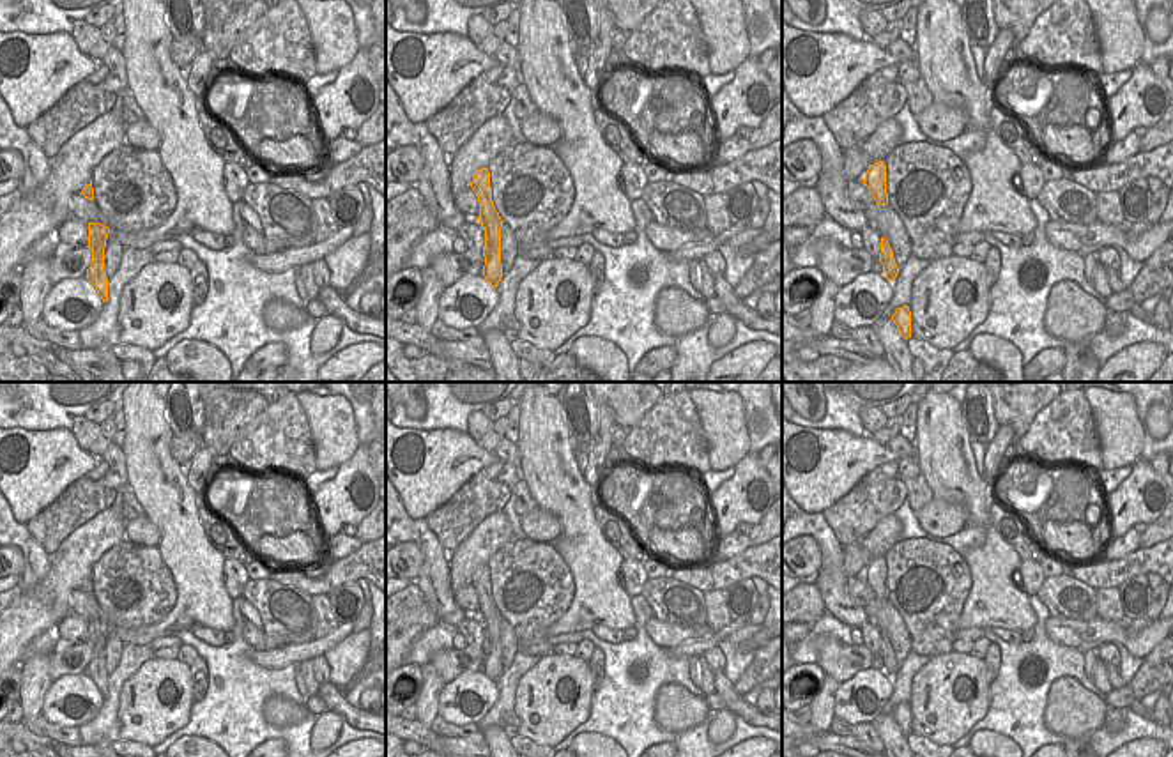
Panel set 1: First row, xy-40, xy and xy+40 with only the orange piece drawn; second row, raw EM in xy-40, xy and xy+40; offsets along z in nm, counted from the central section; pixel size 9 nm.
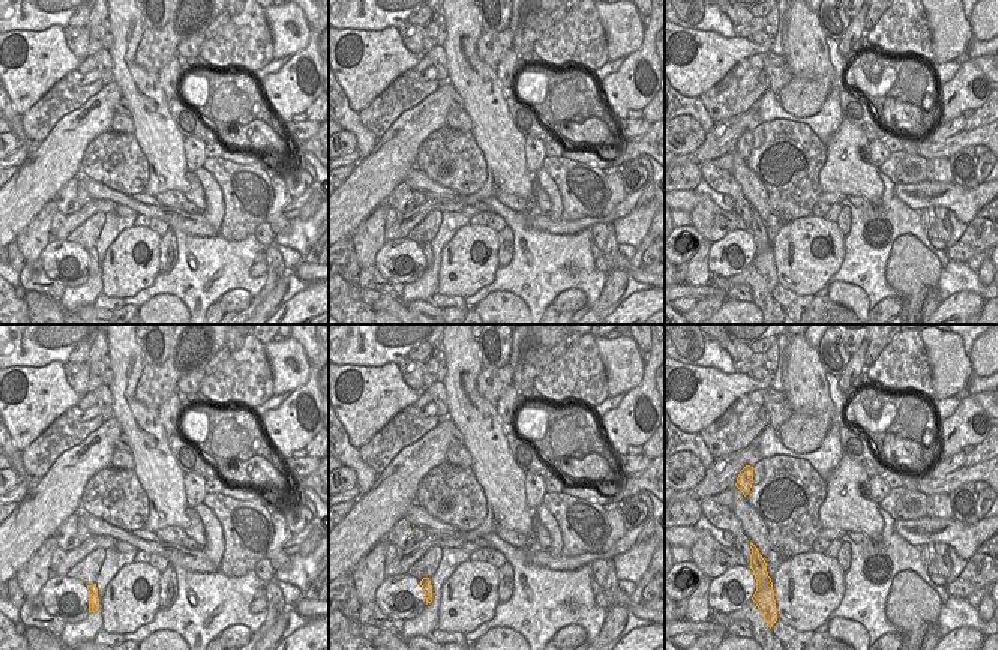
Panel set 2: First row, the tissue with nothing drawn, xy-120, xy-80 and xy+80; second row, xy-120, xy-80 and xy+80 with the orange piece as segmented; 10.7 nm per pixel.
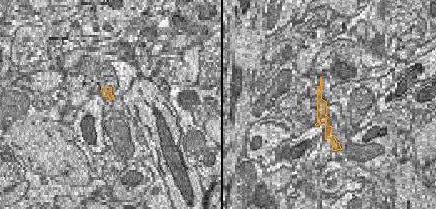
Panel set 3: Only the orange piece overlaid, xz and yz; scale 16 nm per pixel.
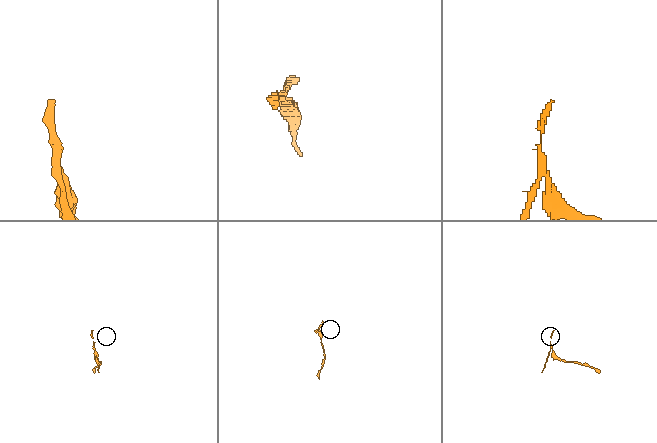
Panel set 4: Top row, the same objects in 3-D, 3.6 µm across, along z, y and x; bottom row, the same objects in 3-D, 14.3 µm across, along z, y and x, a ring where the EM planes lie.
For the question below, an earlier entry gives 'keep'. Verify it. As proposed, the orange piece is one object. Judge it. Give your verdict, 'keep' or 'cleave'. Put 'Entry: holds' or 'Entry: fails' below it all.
cleave
Entry: fails

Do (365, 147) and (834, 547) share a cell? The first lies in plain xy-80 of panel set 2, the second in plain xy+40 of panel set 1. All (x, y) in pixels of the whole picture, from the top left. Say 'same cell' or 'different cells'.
same cell

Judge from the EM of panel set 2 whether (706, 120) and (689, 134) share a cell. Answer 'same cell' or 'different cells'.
different cells

